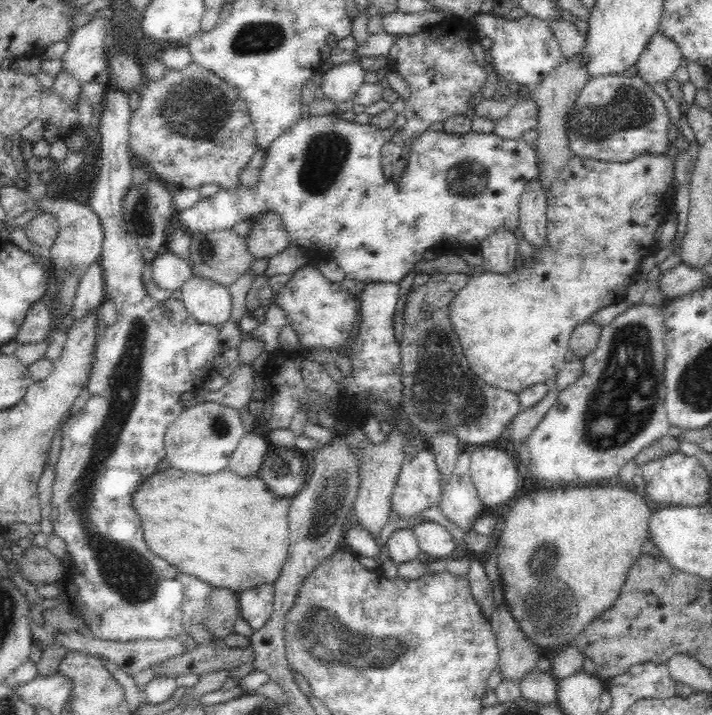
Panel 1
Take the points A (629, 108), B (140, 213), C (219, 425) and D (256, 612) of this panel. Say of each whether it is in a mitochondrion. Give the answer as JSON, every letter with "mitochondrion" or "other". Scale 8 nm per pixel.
{"A":"mitochondrion","B":"mitochondrion","C":"mitochondrion","D":"other"}

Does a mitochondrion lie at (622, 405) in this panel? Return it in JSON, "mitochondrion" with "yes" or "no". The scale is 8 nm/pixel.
{"mitochondrion":"yes"}

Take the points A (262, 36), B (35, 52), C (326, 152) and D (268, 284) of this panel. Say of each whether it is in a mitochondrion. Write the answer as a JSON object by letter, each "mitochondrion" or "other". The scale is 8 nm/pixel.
{"A":"mitochondrion","B":"other","C":"mitochondrion","D":"other"}

